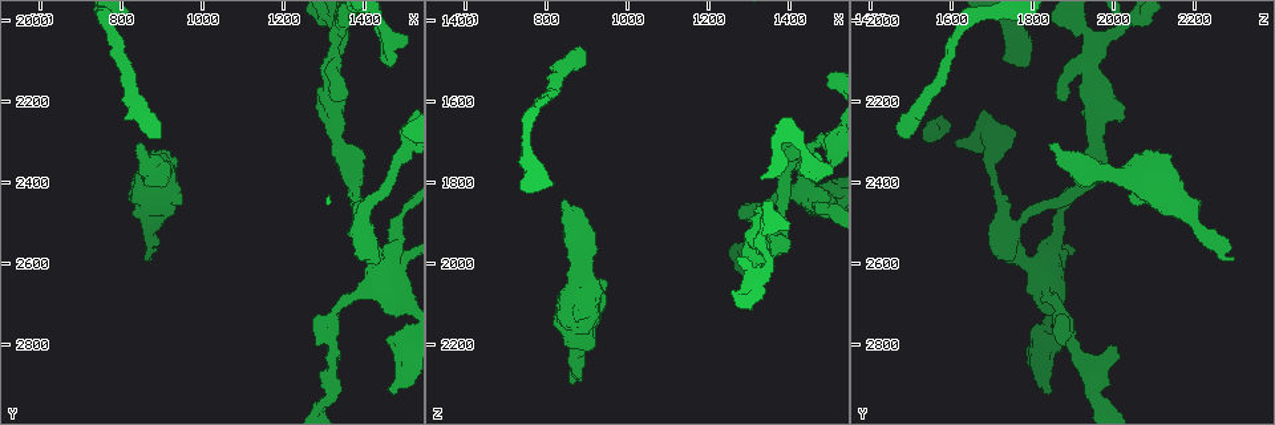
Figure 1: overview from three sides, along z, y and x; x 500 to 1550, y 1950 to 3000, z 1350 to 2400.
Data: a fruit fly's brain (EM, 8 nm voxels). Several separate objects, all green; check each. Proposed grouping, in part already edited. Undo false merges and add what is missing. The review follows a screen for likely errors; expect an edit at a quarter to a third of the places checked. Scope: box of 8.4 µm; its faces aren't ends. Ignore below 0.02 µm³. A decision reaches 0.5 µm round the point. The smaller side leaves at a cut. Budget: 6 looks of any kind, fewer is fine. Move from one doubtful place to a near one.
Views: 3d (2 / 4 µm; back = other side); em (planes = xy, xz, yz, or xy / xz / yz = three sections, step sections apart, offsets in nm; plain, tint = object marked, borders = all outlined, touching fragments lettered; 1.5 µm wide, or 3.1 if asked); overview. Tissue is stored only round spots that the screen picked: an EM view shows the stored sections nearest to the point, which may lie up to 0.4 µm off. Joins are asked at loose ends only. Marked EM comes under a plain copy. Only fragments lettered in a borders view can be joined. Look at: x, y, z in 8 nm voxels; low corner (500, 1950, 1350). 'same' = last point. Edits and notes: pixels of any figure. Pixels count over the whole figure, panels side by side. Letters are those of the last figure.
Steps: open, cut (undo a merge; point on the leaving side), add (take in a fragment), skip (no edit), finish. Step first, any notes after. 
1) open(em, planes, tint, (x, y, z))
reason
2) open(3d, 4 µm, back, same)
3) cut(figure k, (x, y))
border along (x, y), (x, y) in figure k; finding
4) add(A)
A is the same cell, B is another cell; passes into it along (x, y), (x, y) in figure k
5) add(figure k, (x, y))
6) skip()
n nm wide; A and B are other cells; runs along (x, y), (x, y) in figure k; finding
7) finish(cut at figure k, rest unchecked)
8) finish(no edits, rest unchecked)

open(em, xy, step 4, borders, (1460, 2915, 1855))
stops while still wide

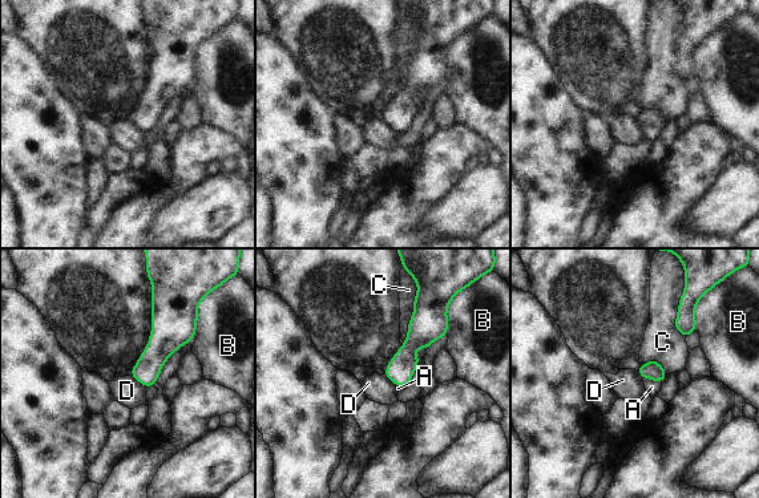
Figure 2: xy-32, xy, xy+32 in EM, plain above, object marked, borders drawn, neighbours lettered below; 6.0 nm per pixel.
add(A)
A is the same cell, B, C and D are other cells; passes into it along (653, 371), (651, 380), (651, 387) in figure 2; it goes on there

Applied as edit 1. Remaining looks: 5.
open(overview)

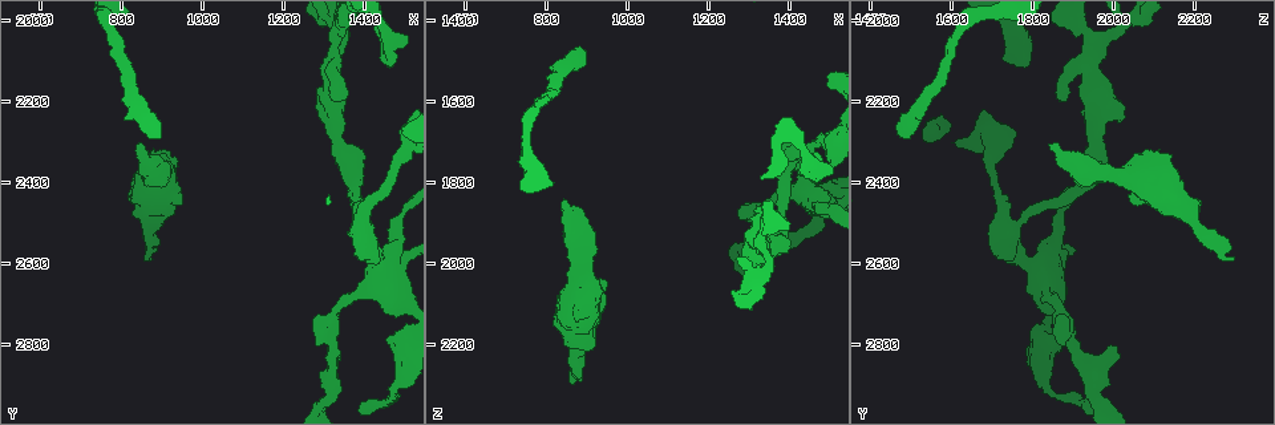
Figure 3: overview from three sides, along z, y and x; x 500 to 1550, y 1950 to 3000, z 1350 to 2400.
open(3d, 4 µm, (840, 2305, 1840))
branch stops here

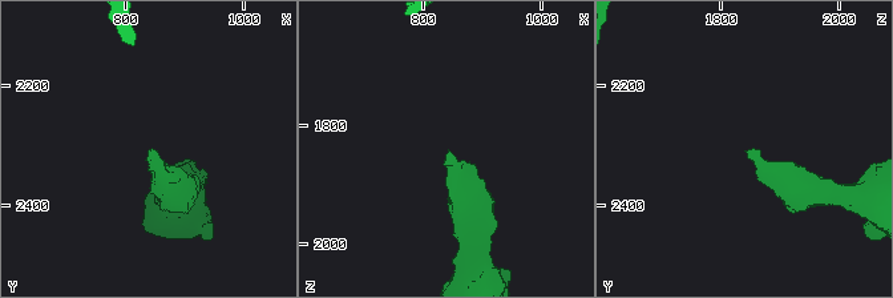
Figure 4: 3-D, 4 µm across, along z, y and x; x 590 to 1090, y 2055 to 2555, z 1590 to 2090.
open(em, planes, borders, (840, 2305, 1845))

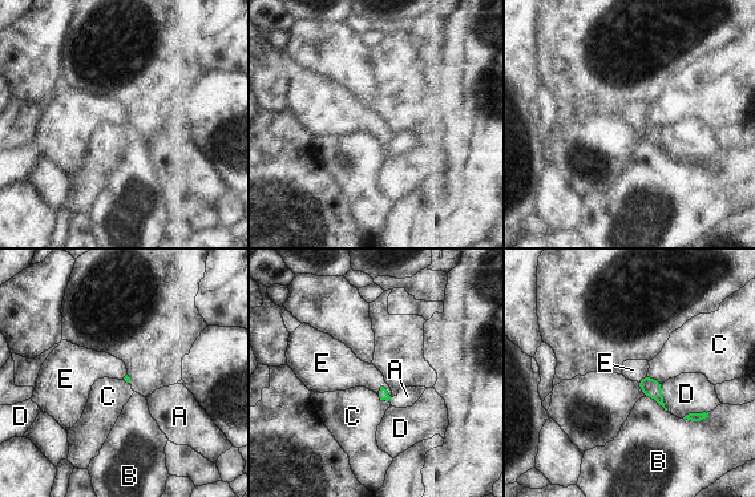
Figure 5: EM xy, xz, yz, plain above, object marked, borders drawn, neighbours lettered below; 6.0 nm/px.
add(E)
E is the same cell, A, B, C and D are other cells; passes into it along (383, 394), (386, 390), (348, 372) in figure 5; the cell continues

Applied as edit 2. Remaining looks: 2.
open(em, planes, tint, (900, 2285, 1480))
branch stops here

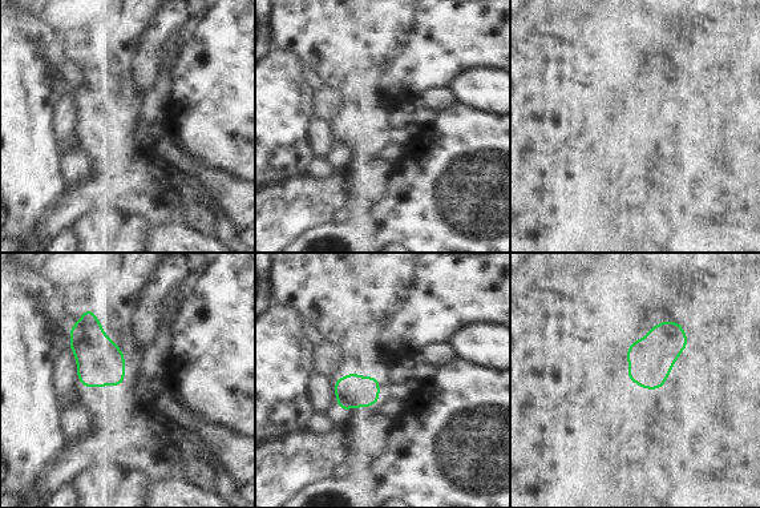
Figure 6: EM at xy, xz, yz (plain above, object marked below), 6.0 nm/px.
open(em, planes, borders, same)
what lies round it

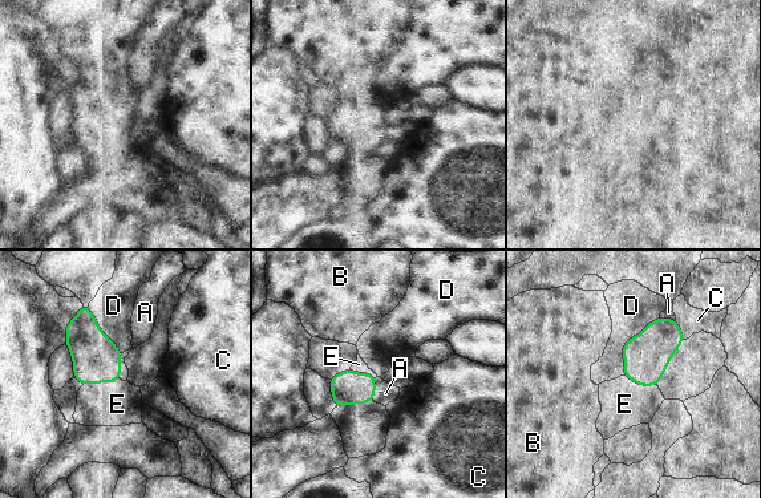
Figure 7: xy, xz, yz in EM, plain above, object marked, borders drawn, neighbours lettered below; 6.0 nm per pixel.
add(E)
190 nm wide; E is the same cell, A, B, C and D are other cells; passes into it along (96, 359), (101, 381), (117, 404) in figure 7; the cell continues

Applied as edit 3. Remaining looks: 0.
finish(add at figure 2, add at figure 5, add at figure 7, rest unchecked)

